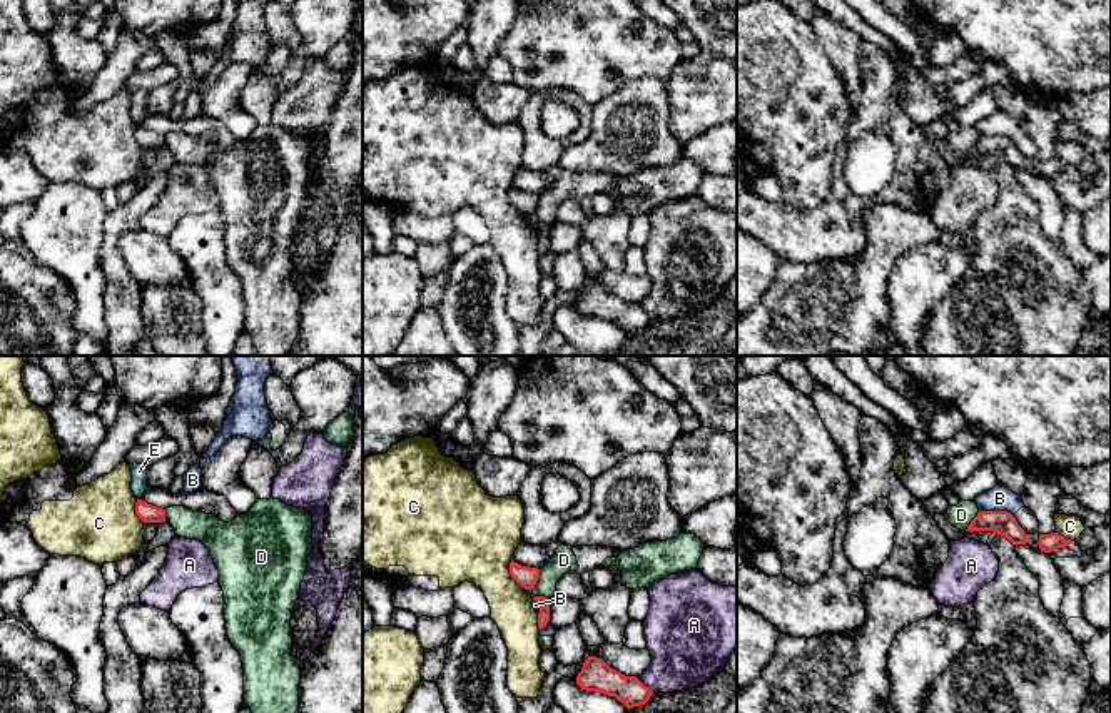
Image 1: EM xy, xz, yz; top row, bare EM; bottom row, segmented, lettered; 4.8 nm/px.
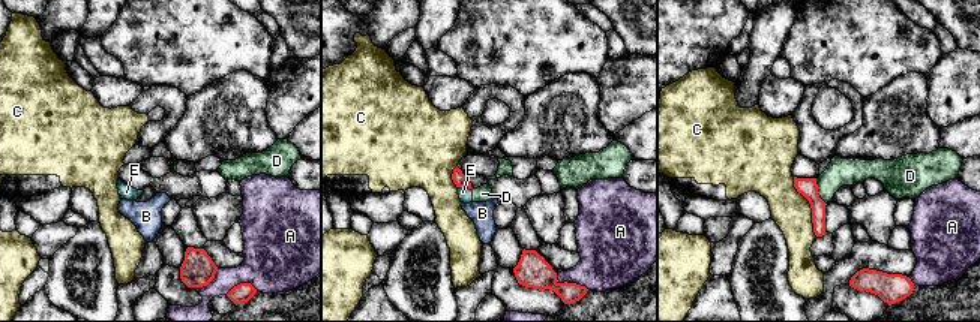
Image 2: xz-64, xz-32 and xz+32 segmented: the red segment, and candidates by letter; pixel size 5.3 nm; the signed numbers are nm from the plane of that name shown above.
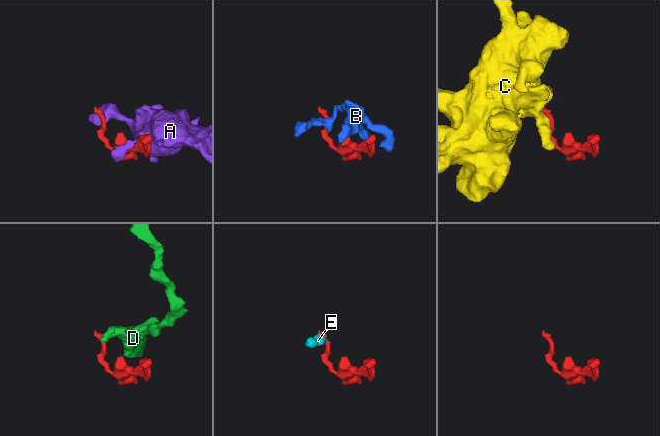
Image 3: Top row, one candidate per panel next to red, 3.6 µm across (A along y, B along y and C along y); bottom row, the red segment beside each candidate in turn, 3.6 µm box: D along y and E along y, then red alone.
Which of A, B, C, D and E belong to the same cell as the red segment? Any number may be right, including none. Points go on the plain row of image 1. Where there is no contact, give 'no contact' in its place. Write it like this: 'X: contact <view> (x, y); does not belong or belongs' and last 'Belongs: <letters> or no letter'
A: contact xz (644, 311); does not belong
B: contact yz (996, 137); does not belong
C: contact xz (510, 199); does not belong
D: contact yz (973, 146); does not belong
E: contact xz (528, 214); does not belong
Belongs: no letter

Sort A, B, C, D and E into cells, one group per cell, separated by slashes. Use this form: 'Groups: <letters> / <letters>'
Groups: A / B / C / D E

